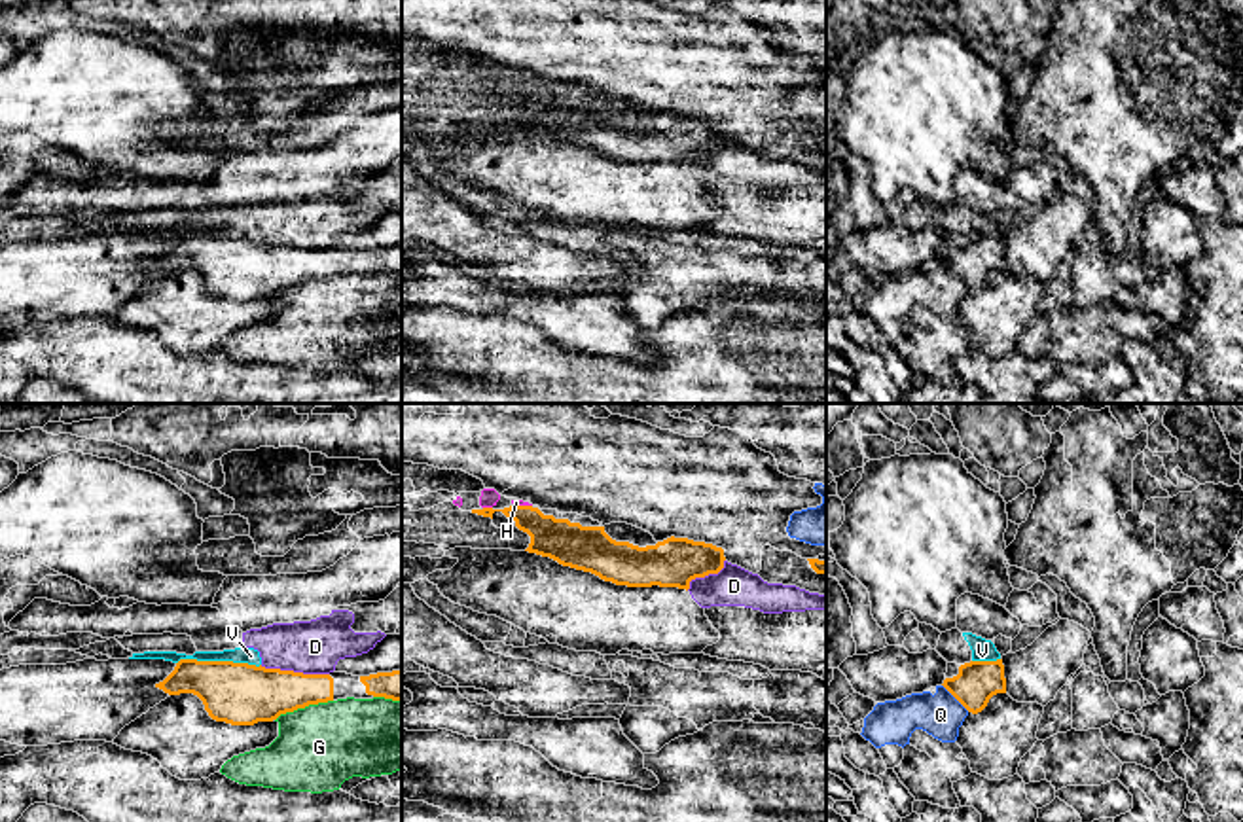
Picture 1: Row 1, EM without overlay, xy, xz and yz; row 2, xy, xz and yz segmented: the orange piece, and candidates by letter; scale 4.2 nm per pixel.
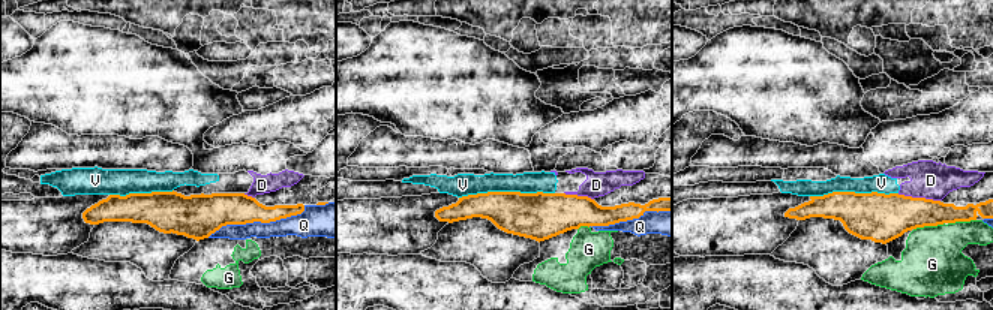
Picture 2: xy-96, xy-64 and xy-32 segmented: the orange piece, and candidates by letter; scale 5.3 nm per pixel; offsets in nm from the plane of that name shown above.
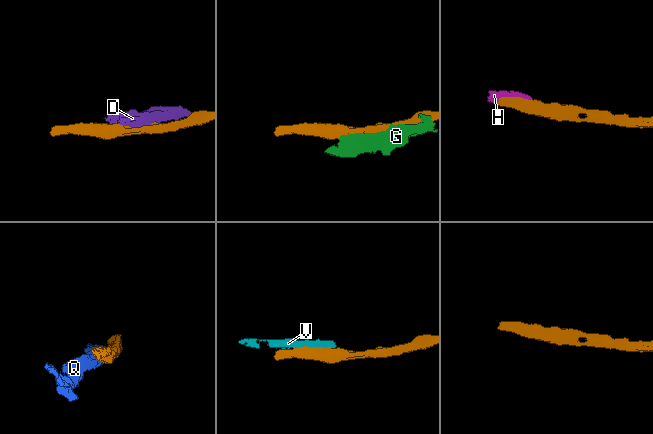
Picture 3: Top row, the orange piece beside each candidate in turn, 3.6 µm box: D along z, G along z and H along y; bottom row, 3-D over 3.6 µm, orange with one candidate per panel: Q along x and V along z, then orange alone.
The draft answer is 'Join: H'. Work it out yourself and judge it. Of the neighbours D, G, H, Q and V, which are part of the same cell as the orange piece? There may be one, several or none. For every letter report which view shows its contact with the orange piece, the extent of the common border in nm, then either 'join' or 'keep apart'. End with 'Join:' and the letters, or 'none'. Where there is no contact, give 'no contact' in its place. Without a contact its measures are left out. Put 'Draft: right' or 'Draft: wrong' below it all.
D: contact in xy; length 300 nm; keep apart
G: contact in xy; length 260 nm; keep apart
H: contact in xz; length 40 nm; join
Q: contact in yz; length 170 nm; keep apart
V: contact in xy; length 360 nm; keep apart
Join: H
Draft: right

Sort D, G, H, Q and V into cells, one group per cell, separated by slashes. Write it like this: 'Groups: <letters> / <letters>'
Groups: D V / G / H / Q

